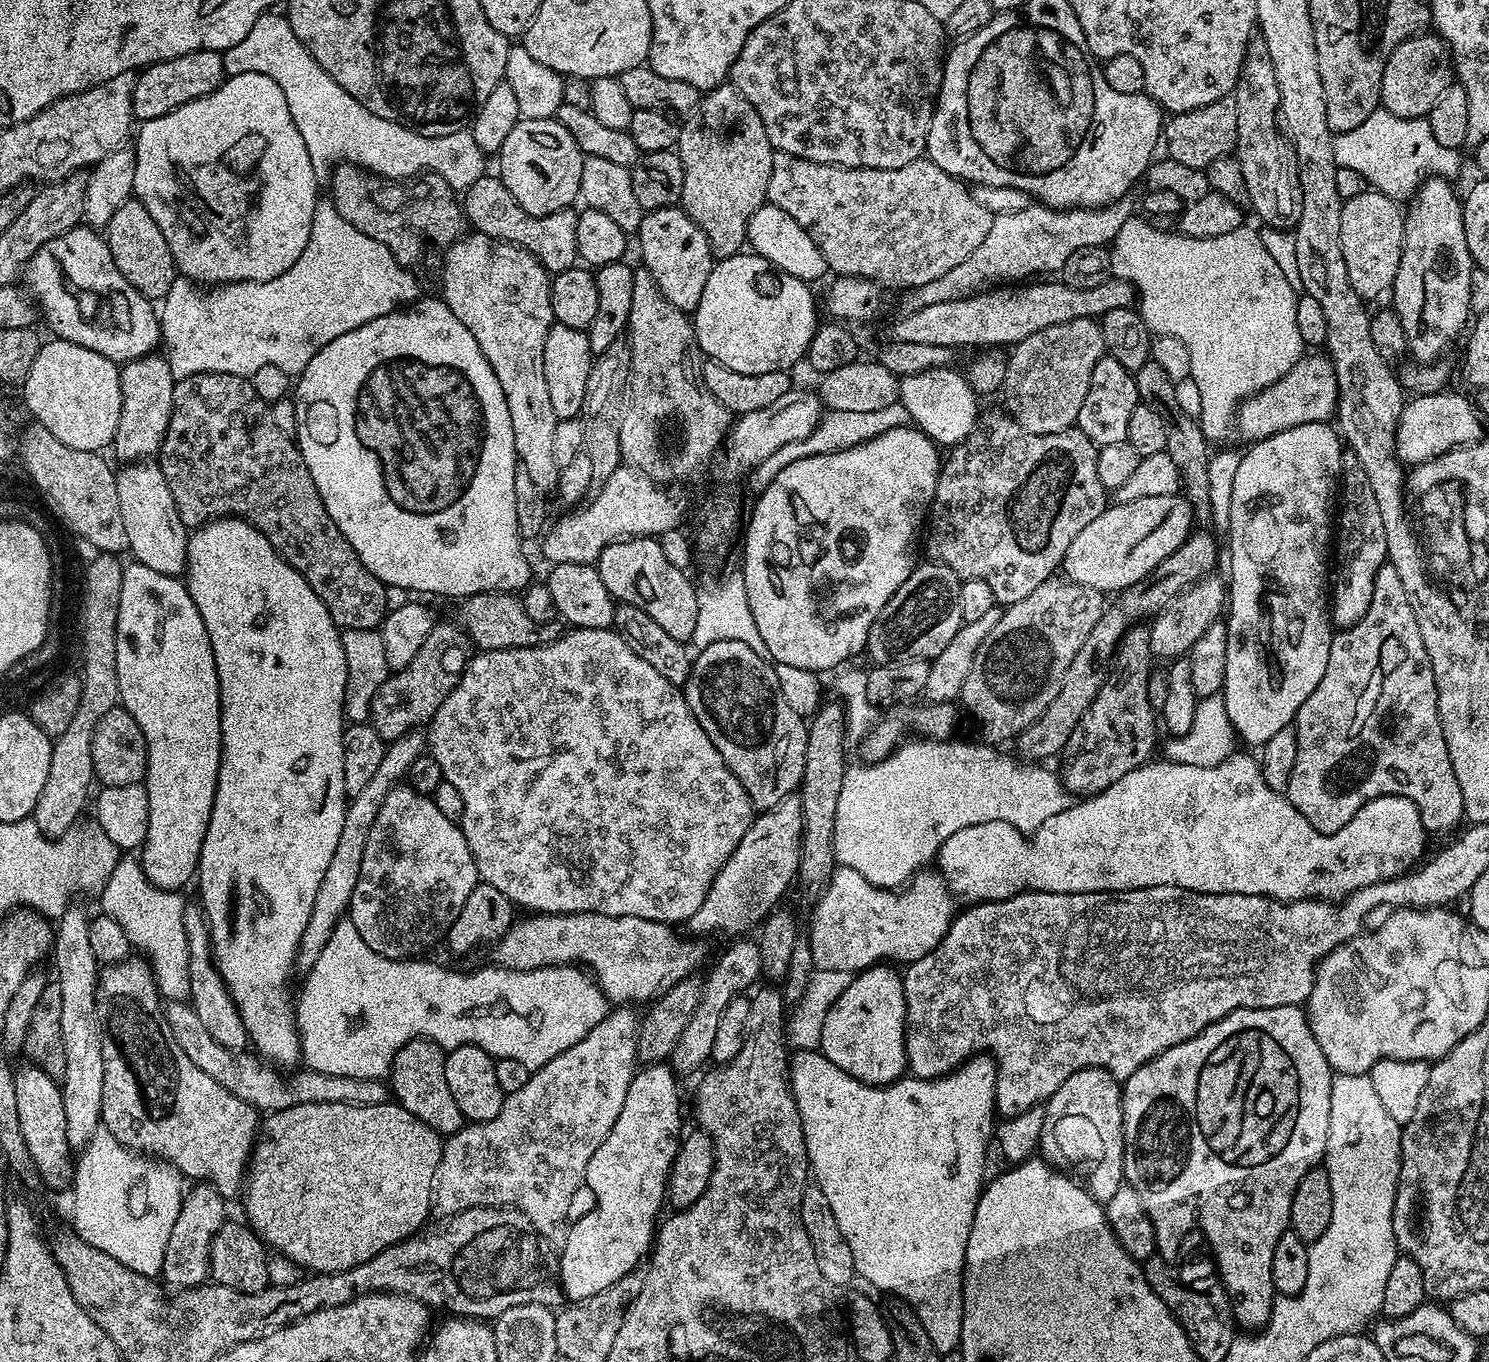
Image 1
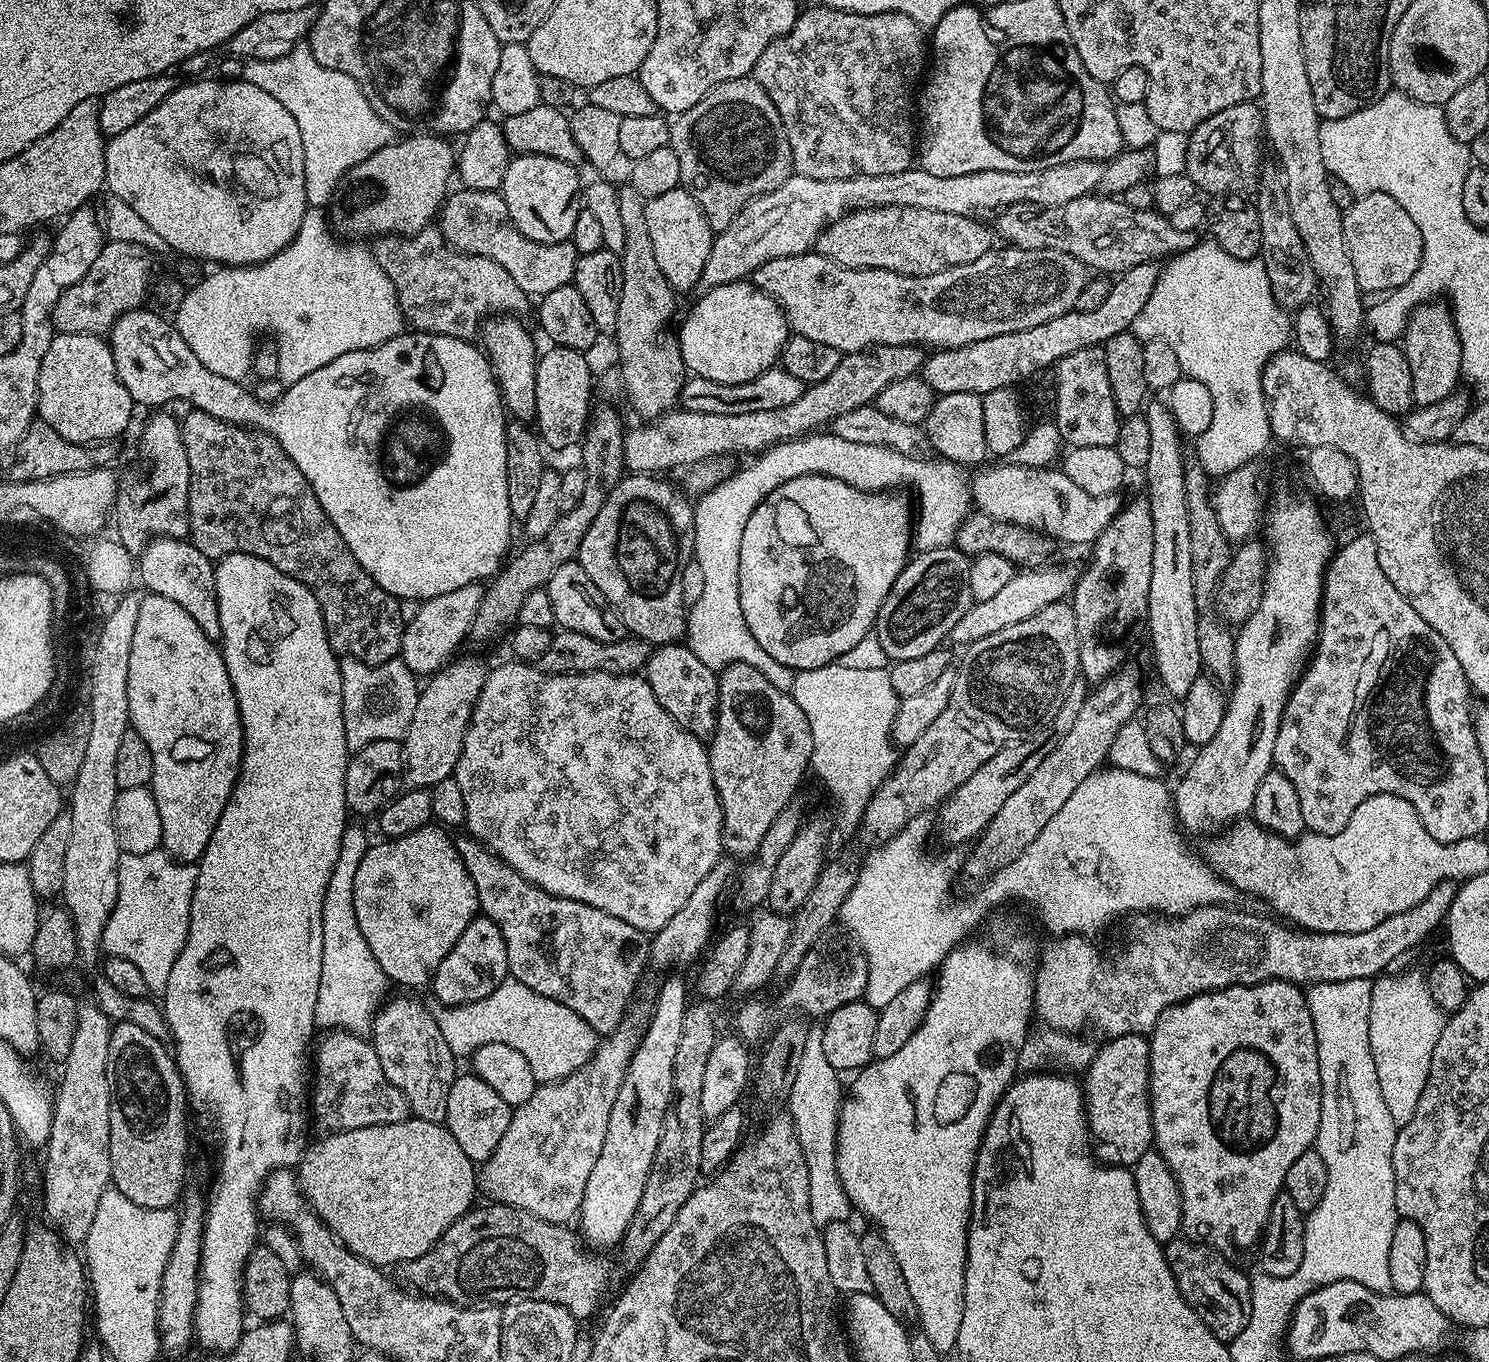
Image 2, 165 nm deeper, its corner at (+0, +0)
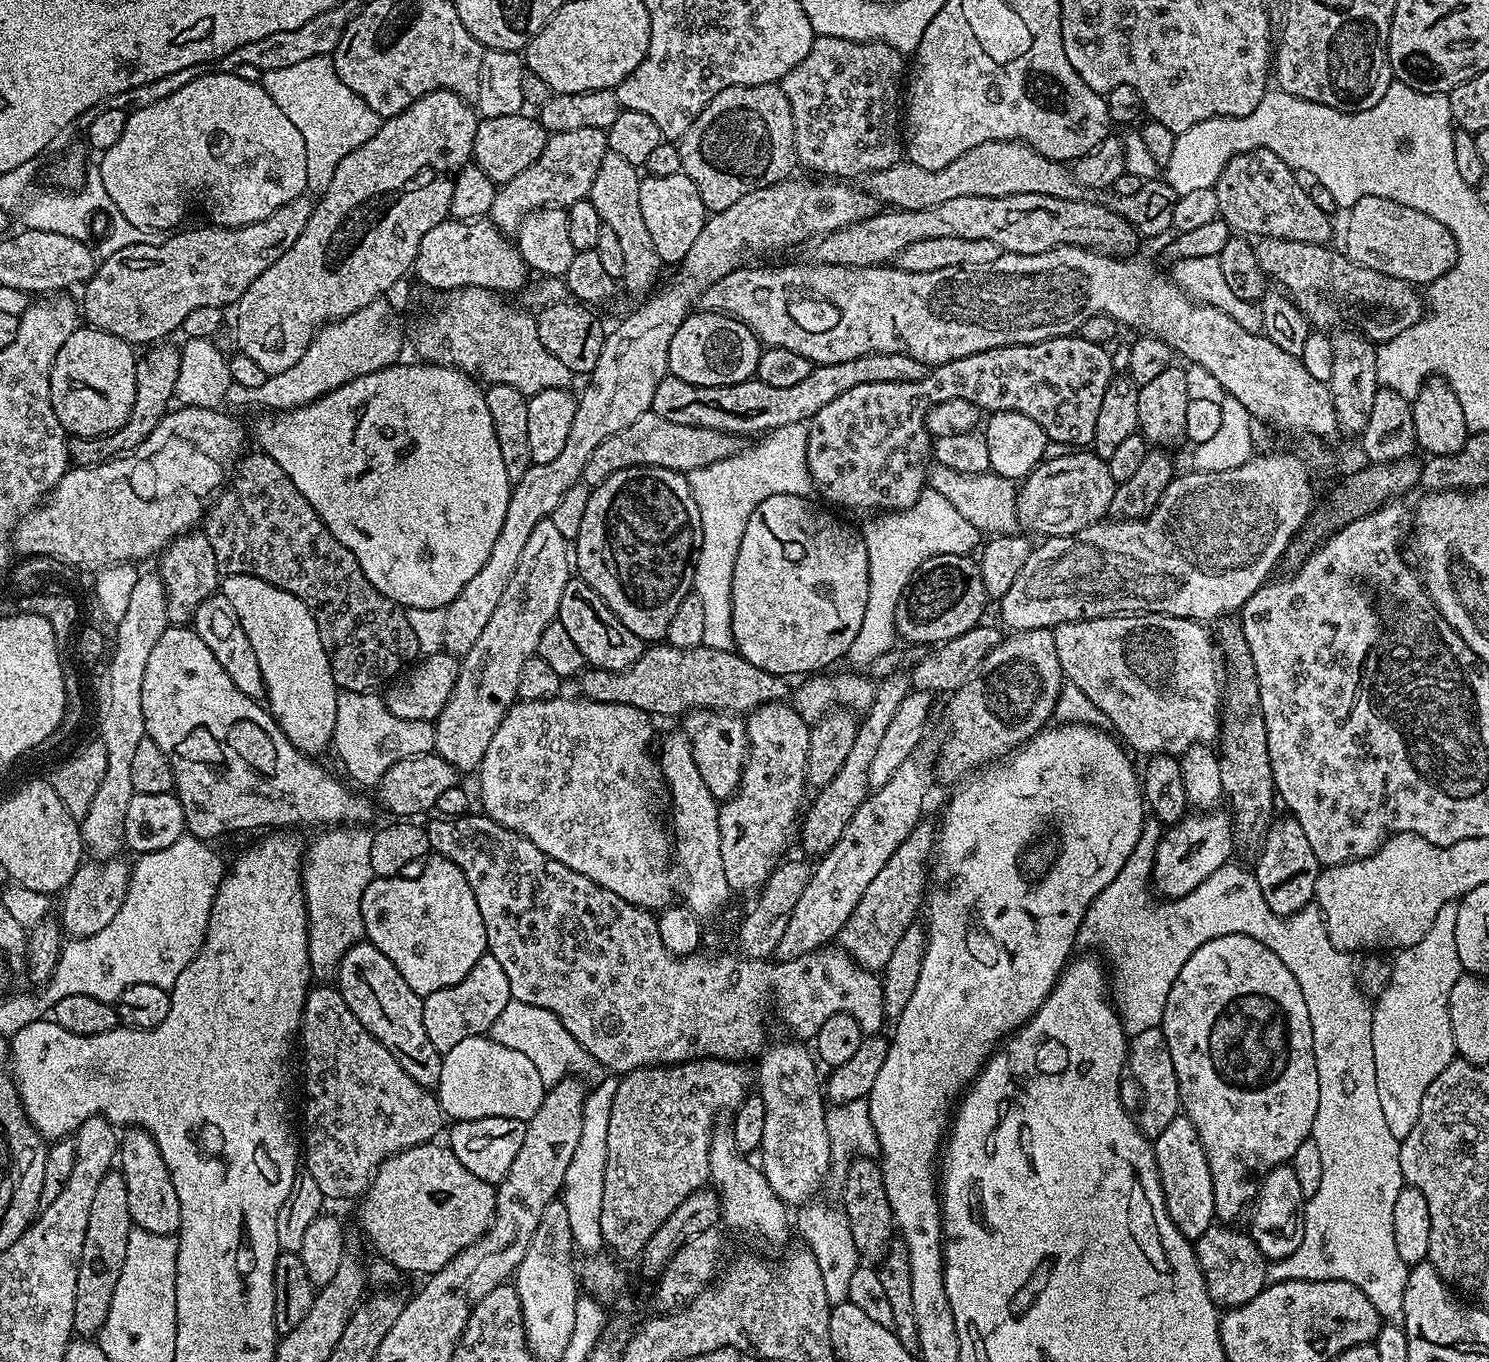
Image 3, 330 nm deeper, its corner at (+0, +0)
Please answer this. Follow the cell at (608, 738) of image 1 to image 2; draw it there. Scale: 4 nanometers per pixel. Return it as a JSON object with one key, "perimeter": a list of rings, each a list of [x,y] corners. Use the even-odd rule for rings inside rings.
{"perimeter":[[[528,662],[511,663],[504,664],[501,668],[495,669],[493,667],[489,671],[486,682],[478,694],[478,702],[472,711],[472,720],[468,723],[466,738],[462,742],[462,754],[456,763],[454,775],[459,788],[462,789],[462,799],[466,802],[464,824],[466,825],[467,835],[473,836],[475,840],[479,840],[481,844],[487,846],[503,864],[513,868],[518,874],[522,874],[522,878],[526,878],[534,886],[538,886],[550,894],[570,898],[574,902],[586,902],[586,906],[598,906],[598,910],[606,910],[606,914],[614,914],[614,918],[622,918],[622,922],[630,922],[630,926],[642,930],[645,934],[654,934],[658,930],[662,930],[662,926],[666,926],[666,922],[670,922],[670,918],[674,918],[674,914],[678,914],[678,910],[682,910],[682,906],[686,906],[686,898],[690,898],[690,894],[694,894],[698,882],[702,882],[702,878],[706,878],[706,874],[710,874],[710,870],[715,868],[722,860],[724,811],[716,793],[714,778],[710,774],[710,758],[705,741],[699,736],[682,730],[682,726],[678,726],[678,722],[674,722],[674,718],[670,718],[670,714],[666,714],[666,710],[662,710],[662,706],[658,706],[658,698],[654,698],[654,690],[650,690],[650,686],[643,675],[615,676],[609,672],[572,672],[548,675]]]}

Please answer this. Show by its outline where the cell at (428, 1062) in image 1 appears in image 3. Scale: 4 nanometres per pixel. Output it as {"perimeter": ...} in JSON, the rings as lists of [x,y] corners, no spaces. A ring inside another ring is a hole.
{"perimeter":[[[361,942],[346,950],[334,980],[346,1006],[354,1010],[358,1022],[366,1026],[370,1035],[394,1054],[398,1066],[402,1066],[414,1082],[426,1089],[435,1089],[442,1078],[444,1058],[434,1042],[426,1038],[426,1026],[422,1026],[422,997],[406,986],[406,978],[402,978],[394,962],[390,962],[390,958],[386,958],[386,954],[382,954],[382,950],[373,944]]]}

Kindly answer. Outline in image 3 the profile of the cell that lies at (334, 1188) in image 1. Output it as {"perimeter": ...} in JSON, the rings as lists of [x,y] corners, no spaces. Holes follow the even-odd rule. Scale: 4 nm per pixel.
{"perimeter":[[[429,1142],[407,1148],[404,1152],[396,1152],[390,1158],[382,1161],[380,1169],[374,1174],[374,1178],[371,1184],[368,1185],[364,1195],[359,1197],[359,1204],[360,1224],[364,1227],[369,1242],[380,1251],[377,1253],[383,1259],[389,1260],[401,1273],[424,1272],[423,1274],[431,1274],[442,1270],[442,1266],[446,1266],[446,1262],[450,1262],[459,1252],[466,1250],[466,1246],[472,1244],[479,1236],[483,1236],[485,1230],[492,1225],[492,1218],[496,1214],[496,1189],[482,1178],[478,1178],[478,1174],[470,1174],[470,1170],[466,1170],[466,1166],[462,1166],[462,1162],[458,1162],[458,1158],[453,1154],[451,1148],[440,1142]]]}

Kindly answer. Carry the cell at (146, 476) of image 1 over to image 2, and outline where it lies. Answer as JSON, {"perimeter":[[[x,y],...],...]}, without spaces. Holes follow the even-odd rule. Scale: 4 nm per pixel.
{"perimeter":[[[157,536],[144,547],[144,551],[138,558],[138,580],[148,587],[147,591],[153,596],[170,598],[170,602],[178,602],[194,622],[202,629],[202,634],[206,634],[211,640],[219,641],[220,623],[218,622],[218,594],[216,593],[216,569],[213,561],[202,554],[192,544],[191,539],[177,538],[175,536]]]}

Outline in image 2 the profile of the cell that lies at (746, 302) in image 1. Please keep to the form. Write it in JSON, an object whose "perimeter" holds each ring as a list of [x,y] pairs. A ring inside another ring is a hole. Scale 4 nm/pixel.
{"perimeter":[[[747,279],[714,286],[703,295],[678,331],[682,362],[691,375],[737,384],[750,382],[750,378],[777,367],[790,329],[775,298]]]}

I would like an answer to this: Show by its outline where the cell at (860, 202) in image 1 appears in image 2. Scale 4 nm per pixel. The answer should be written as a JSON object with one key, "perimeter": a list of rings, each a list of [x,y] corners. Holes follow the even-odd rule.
{"perimeter":[[[857,208],[854,212],[835,220],[816,240],[815,251],[847,268],[873,268],[890,270],[894,274],[925,276],[938,274],[950,266],[962,266],[982,258],[982,254],[992,251],[994,232],[991,227],[979,224],[979,219],[962,214],[942,214],[938,210],[918,208]]]}

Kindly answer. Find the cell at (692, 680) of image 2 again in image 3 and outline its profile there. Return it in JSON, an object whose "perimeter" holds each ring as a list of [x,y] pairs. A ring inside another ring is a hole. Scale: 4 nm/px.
{"perimeter":[[[694,708],[683,713],[683,720],[682,732],[690,742],[698,772],[702,782],[706,782],[706,790],[710,790],[710,794],[718,802],[732,799],[740,785],[744,764],[748,761],[748,726],[745,717],[735,712],[722,712],[718,708]]]}

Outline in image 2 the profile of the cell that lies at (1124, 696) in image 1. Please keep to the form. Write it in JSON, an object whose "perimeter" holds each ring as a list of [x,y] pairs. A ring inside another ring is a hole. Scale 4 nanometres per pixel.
{"perimeter":[[[1140,494],[1136,496],[1132,501],[1125,503],[1119,514],[1112,519],[1110,526],[1106,526],[1106,530],[1102,530],[1102,534],[1091,545],[1090,551],[1092,551],[1092,565],[1085,570],[1084,573],[1078,576],[1075,581],[1074,591],[1070,596],[1070,603],[1074,614],[1076,615],[1076,629],[1080,631],[1080,667],[1082,669],[1082,676],[1089,685],[1099,685],[1100,681],[1107,680],[1109,676],[1113,675],[1121,667],[1120,659],[1124,656],[1124,631],[1127,630],[1131,624],[1136,624],[1145,619],[1148,615],[1148,595],[1150,594],[1150,570],[1154,566],[1154,521],[1150,518],[1150,506],[1148,505],[1147,495]]]}

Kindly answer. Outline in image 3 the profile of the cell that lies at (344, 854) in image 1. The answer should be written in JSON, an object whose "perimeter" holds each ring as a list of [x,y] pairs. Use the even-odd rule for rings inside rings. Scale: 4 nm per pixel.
{"perimeter":[[[551,518],[538,522],[538,526],[534,526],[534,530],[530,533],[530,539],[527,540],[526,546],[522,546],[522,558],[518,558],[518,568],[514,570],[514,574],[510,577],[510,582],[506,582],[506,590],[502,593],[502,602],[498,602],[498,606],[494,610],[494,614],[490,618],[490,622],[486,622],[486,627],[482,630],[482,634],[478,638],[478,642],[474,642],[474,646],[470,646],[470,650],[460,660],[460,673],[456,679],[456,685],[452,691],[452,697],[446,702],[446,706],[435,718],[434,734],[435,753],[440,756],[450,766],[456,768],[457,773],[464,772],[475,773],[479,769],[482,758],[486,754],[486,746],[490,746],[490,738],[494,738],[494,730],[498,730],[498,726],[502,722],[502,718],[508,713],[508,708],[517,699],[516,691],[518,690],[518,677],[522,675],[522,666],[526,666],[526,662],[530,657],[536,655],[536,647],[542,638],[542,634],[546,630],[546,626],[550,626],[552,620],[558,617],[558,602],[562,602],[562,590],[566,590],[566,582],[570,578],[570,544],[564,539],[564,535],[554,527]]]}

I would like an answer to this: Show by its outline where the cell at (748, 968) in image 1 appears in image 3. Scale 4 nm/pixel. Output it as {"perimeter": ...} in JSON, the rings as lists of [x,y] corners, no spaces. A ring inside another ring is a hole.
{"perimeter":[[[921,740],[910,758],[894,770],[890,782],[875,789],[862,806],[854,810],[854,818],[850,818],[842,838],[838,838],[832,849],[819,857],[820,865],[815,865],[806,890],[802,890],[802,898],[798,898],[798,906],[794,906],[794,914],[790,914],[782,942],[778,942],[774,953],[777,961],[802,958],[802,954],[831,945],[839,937],[842,926],[846,926],[850,914],[854,914],[858,898],[866,894],[866,886],[874,882],[878,870],[890,862],[890,854],[894,854],[894,850],[898,850],[898,846],[906,842],[908,835],[921,823],[923,816],[920,815],[924,812],[924,799],[928,796],[932,776],[934,780],[938,754],[937,745],[932,745],[930,740]]]}

